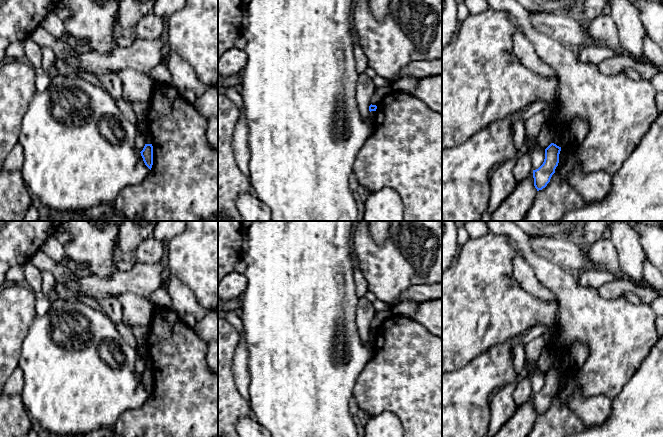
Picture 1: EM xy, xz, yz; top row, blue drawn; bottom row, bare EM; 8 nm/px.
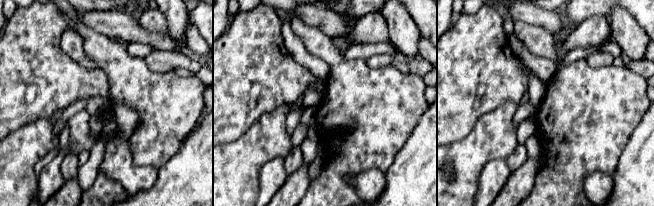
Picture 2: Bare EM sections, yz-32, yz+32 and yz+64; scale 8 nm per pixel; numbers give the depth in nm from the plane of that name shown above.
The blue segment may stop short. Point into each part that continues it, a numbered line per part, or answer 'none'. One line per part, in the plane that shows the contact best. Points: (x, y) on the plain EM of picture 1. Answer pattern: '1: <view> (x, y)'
none

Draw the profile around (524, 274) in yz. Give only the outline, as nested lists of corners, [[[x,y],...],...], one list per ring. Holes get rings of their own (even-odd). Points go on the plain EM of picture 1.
[[[520,253],[513,259],[513,275],[522,288],[534,297],[545,302],[556,301],[555,294],[539,283],[533,268]]]

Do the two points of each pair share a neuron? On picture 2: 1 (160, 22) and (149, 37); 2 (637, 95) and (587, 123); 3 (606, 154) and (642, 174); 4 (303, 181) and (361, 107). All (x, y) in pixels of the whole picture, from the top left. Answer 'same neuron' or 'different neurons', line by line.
1: different neurons
2: same neuron
3: different neurons
4: different neurons

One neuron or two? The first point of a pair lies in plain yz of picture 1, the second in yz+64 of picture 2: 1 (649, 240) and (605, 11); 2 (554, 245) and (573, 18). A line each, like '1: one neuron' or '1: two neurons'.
1: one neuron
2: two neurons

